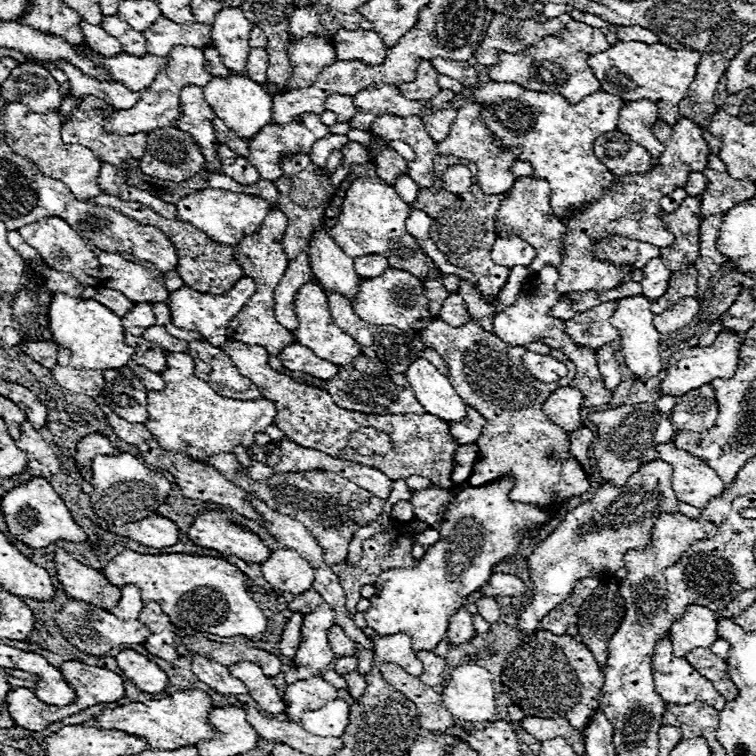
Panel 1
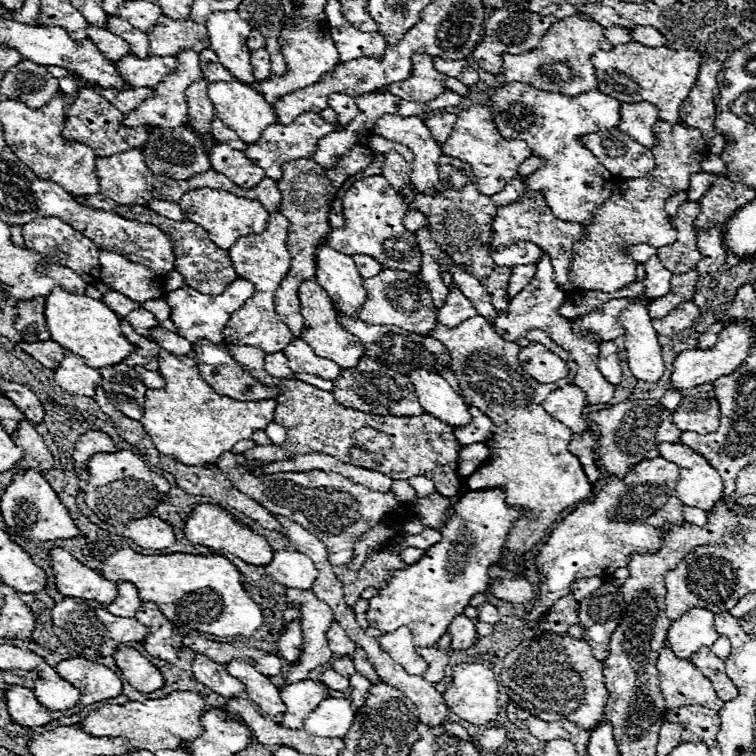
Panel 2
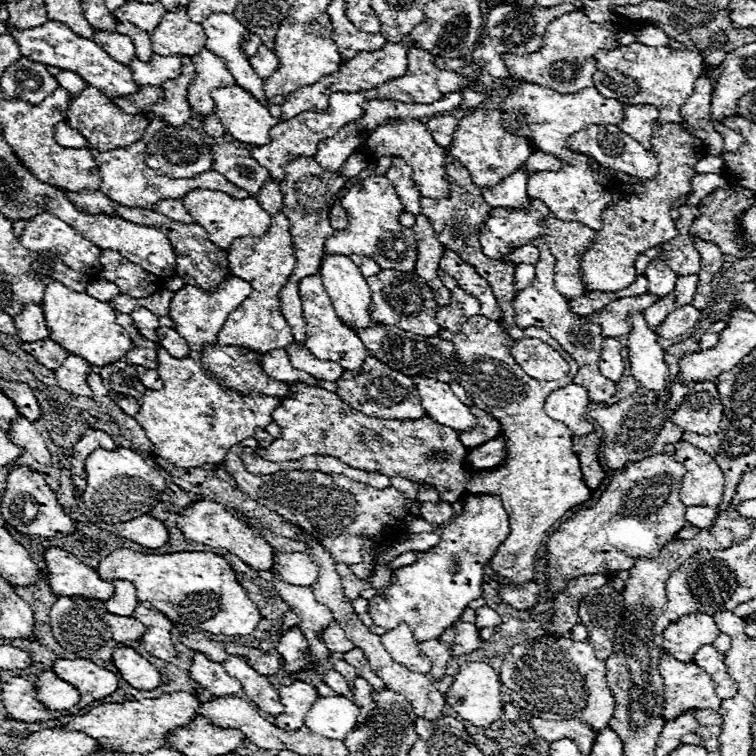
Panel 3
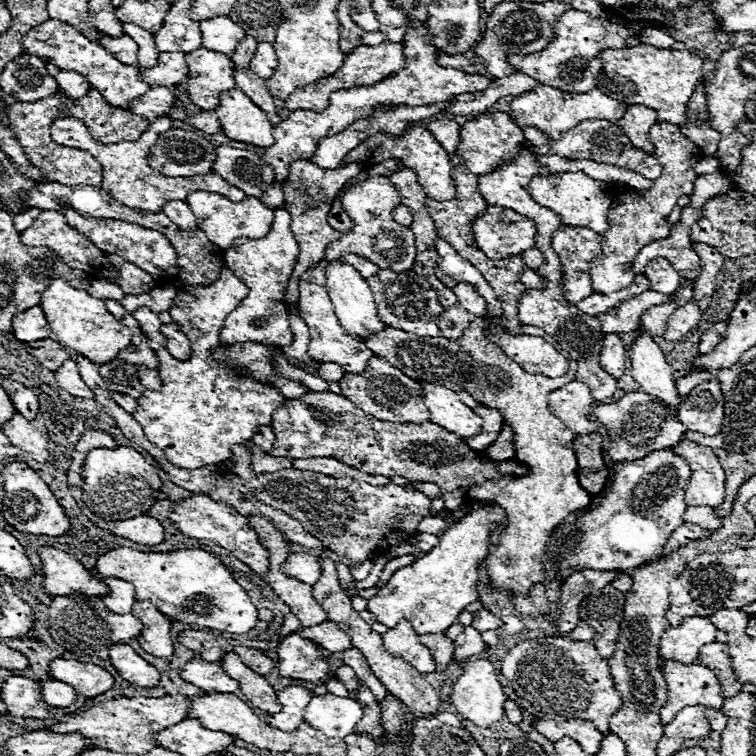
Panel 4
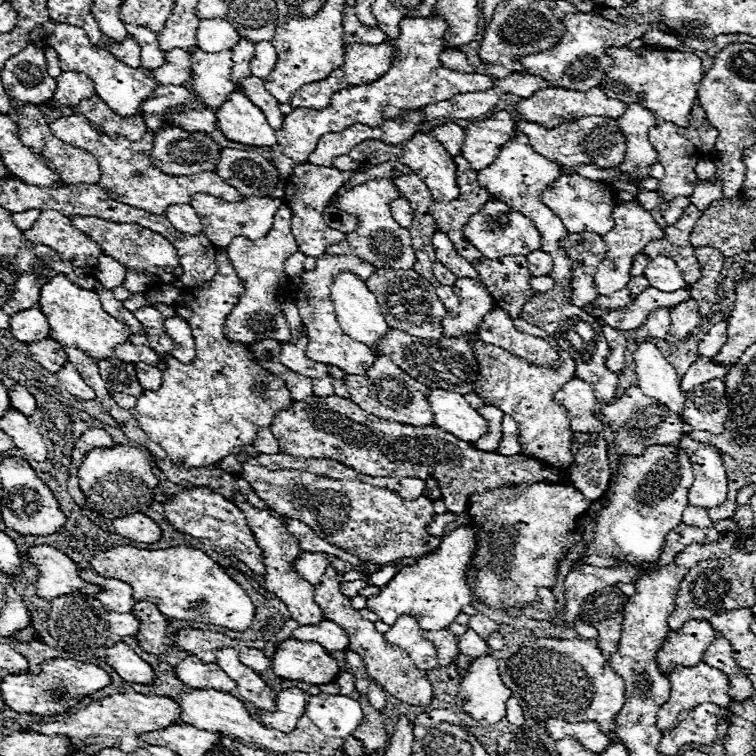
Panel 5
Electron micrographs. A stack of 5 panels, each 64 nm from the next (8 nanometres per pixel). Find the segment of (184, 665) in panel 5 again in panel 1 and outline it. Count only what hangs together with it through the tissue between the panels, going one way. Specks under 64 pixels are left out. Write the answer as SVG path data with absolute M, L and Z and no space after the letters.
M194 654L192 658L192 672L198 676L198 680L202 680L204 684L208 684L212 690L216 690L222 696L238 696L238 694L248 694L248 688L244 686L244 682L232 678L228 666L222 666L206 656Z

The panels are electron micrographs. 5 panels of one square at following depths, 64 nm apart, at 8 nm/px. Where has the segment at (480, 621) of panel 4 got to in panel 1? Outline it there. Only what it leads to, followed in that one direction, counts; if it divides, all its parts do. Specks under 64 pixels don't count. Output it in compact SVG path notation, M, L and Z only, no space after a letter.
M482 596L482 598L476 602L476 606L478 606L478 614L484 616L484 620L488 620L490 624L494 624L494 622L500 618L500 606L498 606L498 602L496 602L494 598Z

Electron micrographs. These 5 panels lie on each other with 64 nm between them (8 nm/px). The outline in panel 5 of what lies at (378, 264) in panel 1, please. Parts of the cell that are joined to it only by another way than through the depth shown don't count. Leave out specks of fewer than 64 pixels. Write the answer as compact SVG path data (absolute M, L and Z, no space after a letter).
M320 256L318 262L316 262L316 268L314 270L306 270L300 278L302 278L302 286L298 288L296 292L296 306L300 310L300 318L302 318L302 324L306 326L308 330L308 348L306 348L306 356L314 362L322 362L322 364L332 364L332 366L340 366L340 370L344 370L346 374L364 374L364 370L368 370L374 362L374 352L352 340L348 334L344 334L338 326L338 320L336 320L336 314L334 314L334 308L332 308L332 301L330 297L330 284L332 284L332 278L334 274L340 274L340 272L352 272L352 274L358 274L362 280L370 278L376 268L370 264L370 262L364 262L356 256Z

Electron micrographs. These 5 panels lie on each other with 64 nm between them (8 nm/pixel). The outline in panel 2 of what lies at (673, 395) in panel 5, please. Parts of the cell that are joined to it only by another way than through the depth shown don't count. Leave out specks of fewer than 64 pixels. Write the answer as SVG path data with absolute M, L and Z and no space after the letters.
M640 302L628 304L624 314L618 316L618 322L624 324L624 350L634 378L644 382L660 380L664 374L664 360L648 306Z

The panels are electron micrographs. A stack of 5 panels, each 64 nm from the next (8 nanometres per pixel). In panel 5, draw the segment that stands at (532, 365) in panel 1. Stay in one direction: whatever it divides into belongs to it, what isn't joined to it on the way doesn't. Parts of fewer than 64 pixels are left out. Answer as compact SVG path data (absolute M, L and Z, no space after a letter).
M494 308L492 314L484 316L484 322L478 330L478 338L482 342L500 346L536 366L558 368L562 364L558 352L546 340L518 332L512 324L512 318L502 308Z

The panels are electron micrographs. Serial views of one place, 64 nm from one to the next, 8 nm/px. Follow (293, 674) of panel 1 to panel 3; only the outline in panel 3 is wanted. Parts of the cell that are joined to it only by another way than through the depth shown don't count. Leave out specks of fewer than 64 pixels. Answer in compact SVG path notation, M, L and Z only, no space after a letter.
M274 574L274 588L280 594L280 598L300 618L298 626L310 644L310 650L308 650L310 662L320 664L320 662L328 660L330 651L324 646L324 640L320 638L320 630L324 630L324 626L328 626L328 622L332 622L332 612L324 604L316 602L312 588L300 588L300 586L286 584L286 582L278 580L276 574Z

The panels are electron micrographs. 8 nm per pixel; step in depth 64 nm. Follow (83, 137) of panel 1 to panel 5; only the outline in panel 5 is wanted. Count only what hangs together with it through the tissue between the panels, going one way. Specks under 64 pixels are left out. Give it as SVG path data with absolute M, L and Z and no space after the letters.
M96 94L72 110L74 114L84 114L94 130L108 134L110 138L140 140L146 132L146 122L140 116L120 116L112 112Z

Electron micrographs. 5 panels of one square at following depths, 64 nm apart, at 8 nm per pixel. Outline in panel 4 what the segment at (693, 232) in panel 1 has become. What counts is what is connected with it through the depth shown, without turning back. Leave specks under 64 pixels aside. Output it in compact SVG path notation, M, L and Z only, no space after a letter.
M684 206L680 222L672 226L672 234L666 240L656 240L650 246L644 246L640 254L632 262L632 272L634 274L644 274L644 268L652 258L668 258L672 262L674 270L686 278L686 280L696 280L700 276L700 258L696 256L690 240L690 226L698 222L700 210L692 206Z

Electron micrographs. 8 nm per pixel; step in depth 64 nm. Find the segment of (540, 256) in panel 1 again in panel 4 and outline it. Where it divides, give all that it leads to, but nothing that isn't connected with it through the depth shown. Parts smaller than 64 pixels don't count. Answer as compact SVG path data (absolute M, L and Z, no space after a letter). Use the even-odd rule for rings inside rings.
M488 206L488 210L474 222L472 228L476 244L492 260L520 254L522 250L532 248L534 236L538 232L536 224L528 216L498 206ZM562 226L552 236L552 248L562 258L562 290L568 302L576 304L594 294L588 266L600 254L600 236L584 226Z

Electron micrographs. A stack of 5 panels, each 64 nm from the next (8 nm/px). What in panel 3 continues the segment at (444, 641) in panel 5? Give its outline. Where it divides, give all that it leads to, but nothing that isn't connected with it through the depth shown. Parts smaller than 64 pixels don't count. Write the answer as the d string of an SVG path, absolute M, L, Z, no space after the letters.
M430 640L430 642L420 642L420 650L424 650L424 654L430 658L432 662L432 670L428 672L430 678L442 678L448 660L452 658L452 650L450 644L442 644L438 640Z

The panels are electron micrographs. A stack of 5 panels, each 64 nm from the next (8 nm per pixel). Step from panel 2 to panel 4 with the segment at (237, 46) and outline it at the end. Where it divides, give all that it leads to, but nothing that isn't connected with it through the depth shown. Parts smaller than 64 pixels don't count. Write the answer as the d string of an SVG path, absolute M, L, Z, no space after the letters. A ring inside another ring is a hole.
M216 16L200 22L202 30L202 46L220 54L232 56L236 46L244 40L244 30L234 24L228 16ZM234 68L234 78L236 78L236 86L240 90L244 90L244 94L248 94L248 98L252 98L252 102L256 102L256 106L264 108L270 122L274 126L278 126L280 116L276 114L274 98L268 94L268 90L264 86L264 80L258 78L250 68Z

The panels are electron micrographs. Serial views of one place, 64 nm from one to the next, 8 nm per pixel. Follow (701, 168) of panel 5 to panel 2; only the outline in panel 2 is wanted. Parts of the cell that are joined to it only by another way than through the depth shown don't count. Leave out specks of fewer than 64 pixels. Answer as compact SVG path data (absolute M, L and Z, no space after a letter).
M708 154L706 162L702 164L702 172L712 172L712 174L724 174L726 172L726 164L718 158L718 156L712 156Z

